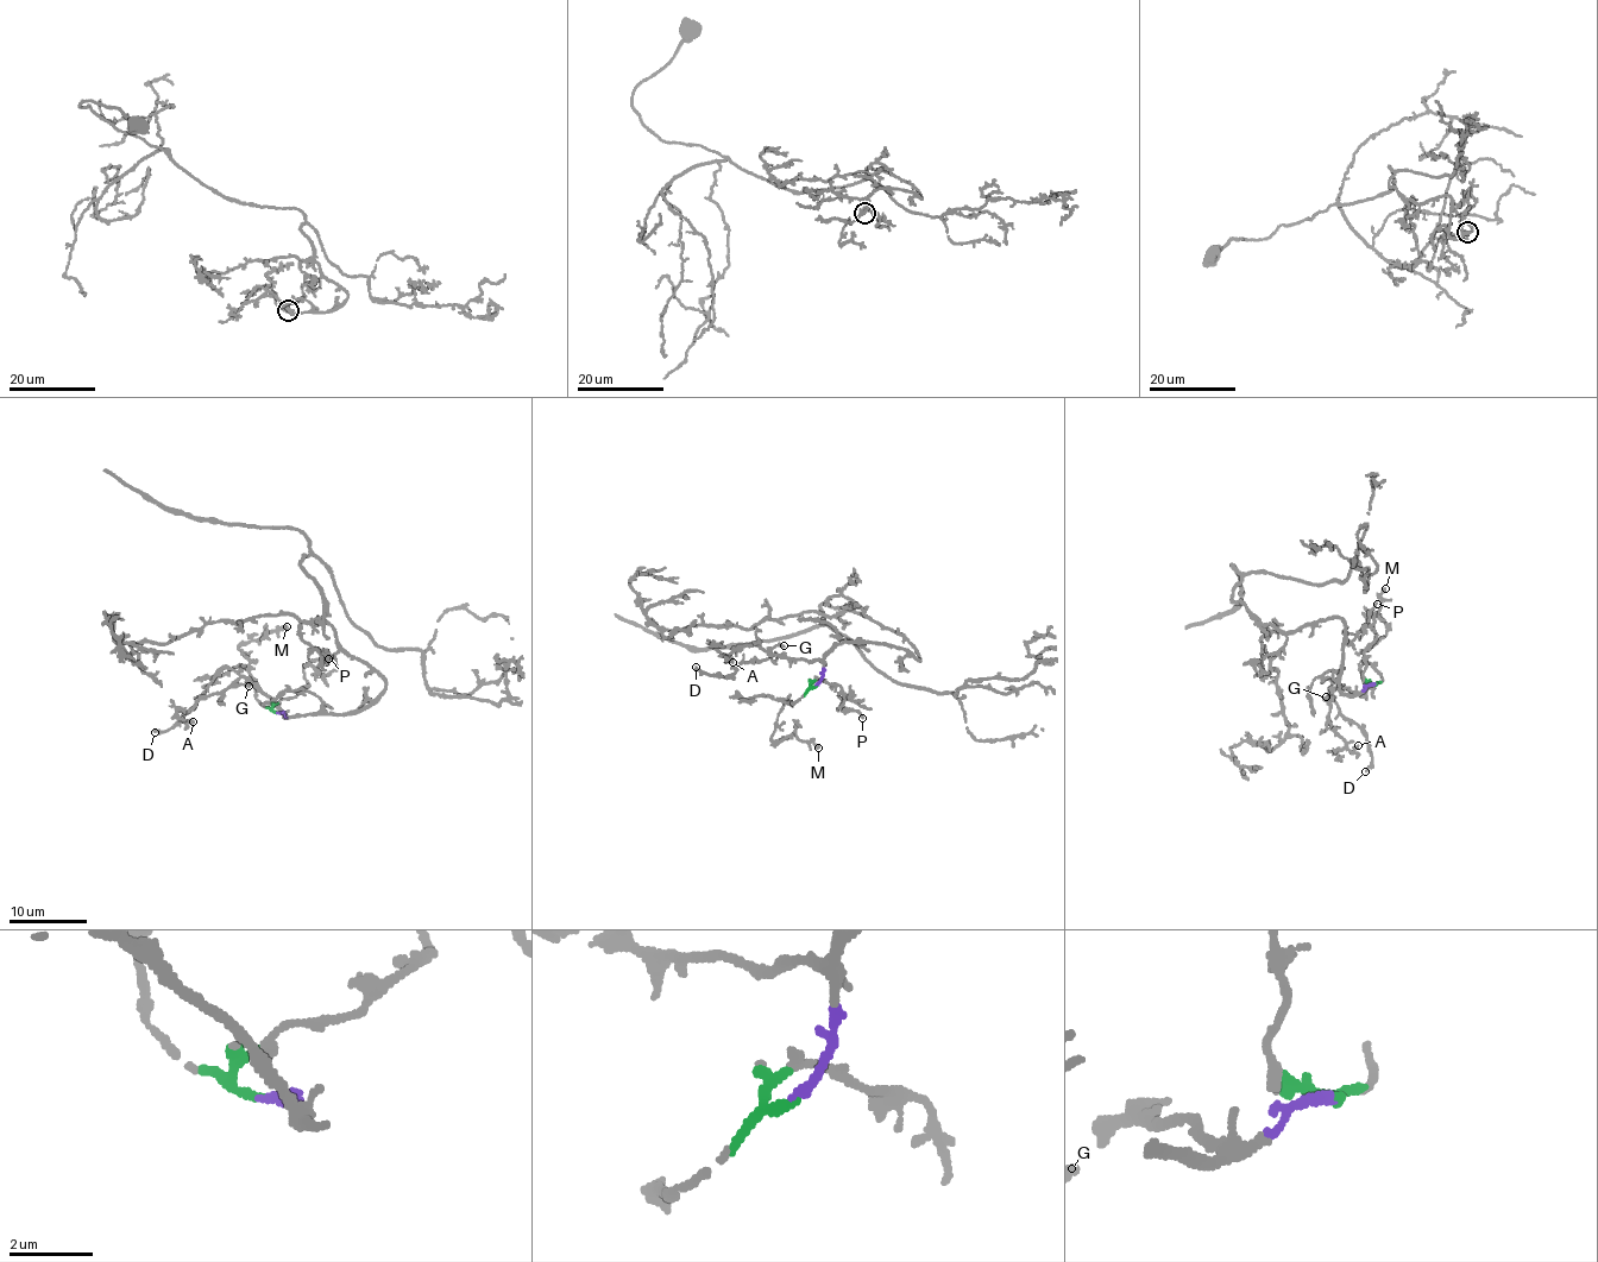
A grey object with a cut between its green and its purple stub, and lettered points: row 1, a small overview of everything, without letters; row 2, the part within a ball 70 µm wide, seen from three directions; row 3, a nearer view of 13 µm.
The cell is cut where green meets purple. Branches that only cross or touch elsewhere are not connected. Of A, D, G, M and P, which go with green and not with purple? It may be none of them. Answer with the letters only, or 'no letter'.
M, P

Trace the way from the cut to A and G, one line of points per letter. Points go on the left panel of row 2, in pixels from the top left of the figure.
A: (278, 712), (284, 715), (274, 700), (239, 676), (220, 692), (200, 698), (184, 717), (194, 720)
G: (278, 712), (284, 715), (274, 700), (243, 677), (236, 682), (249, 686)

